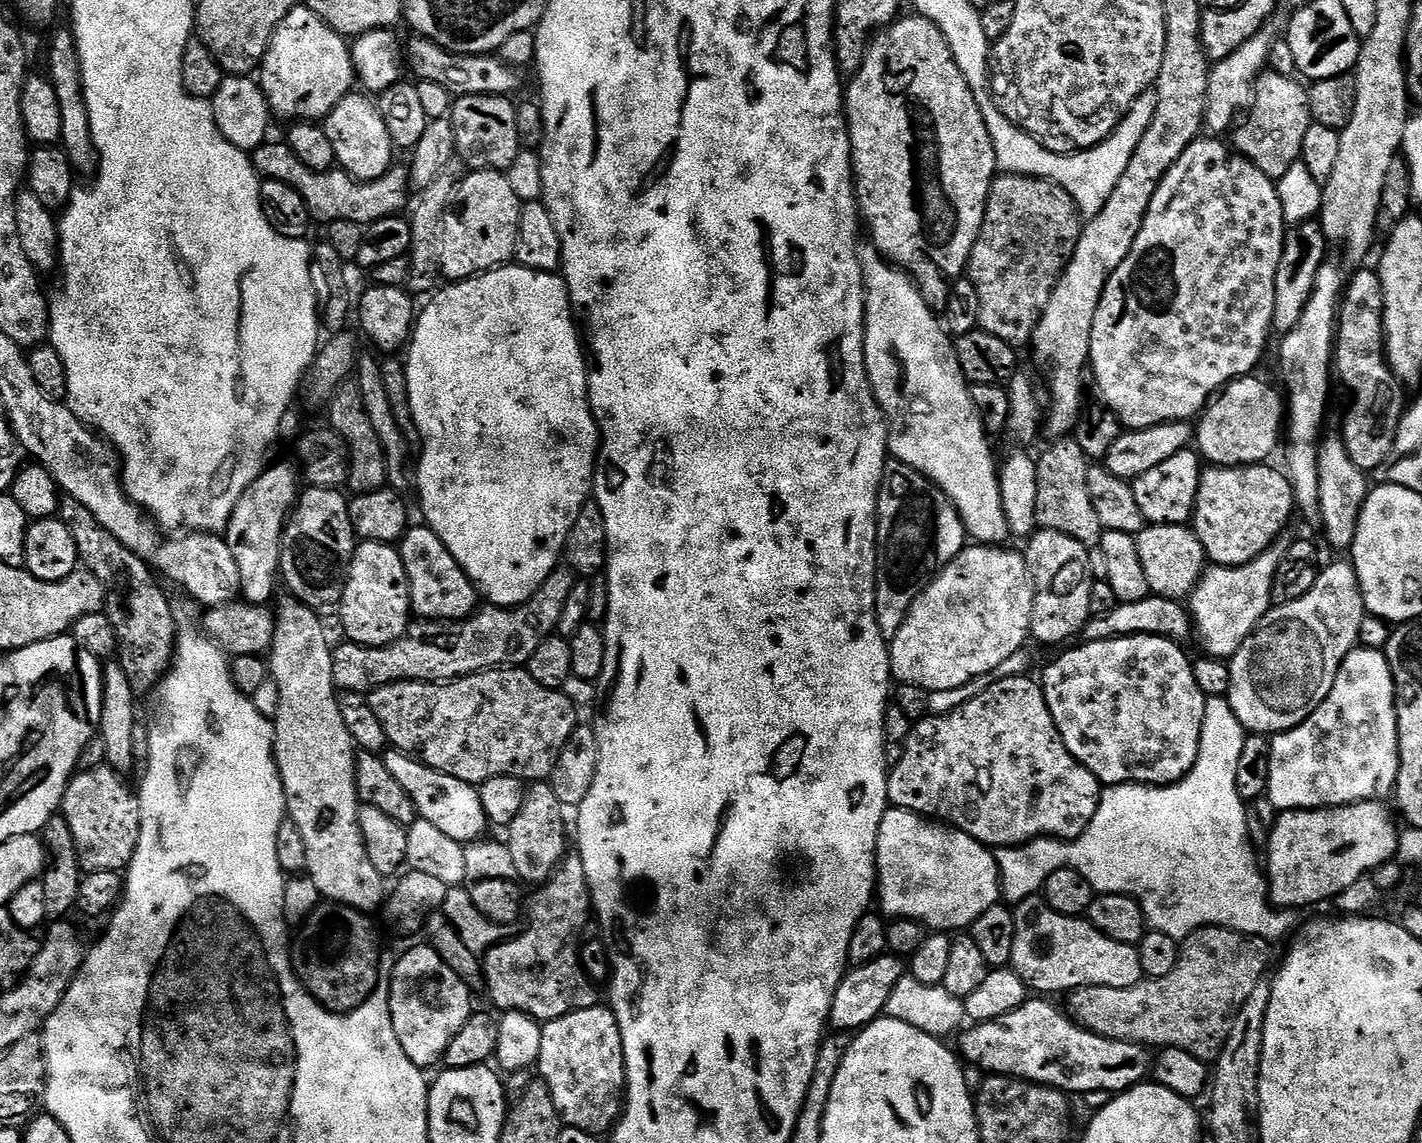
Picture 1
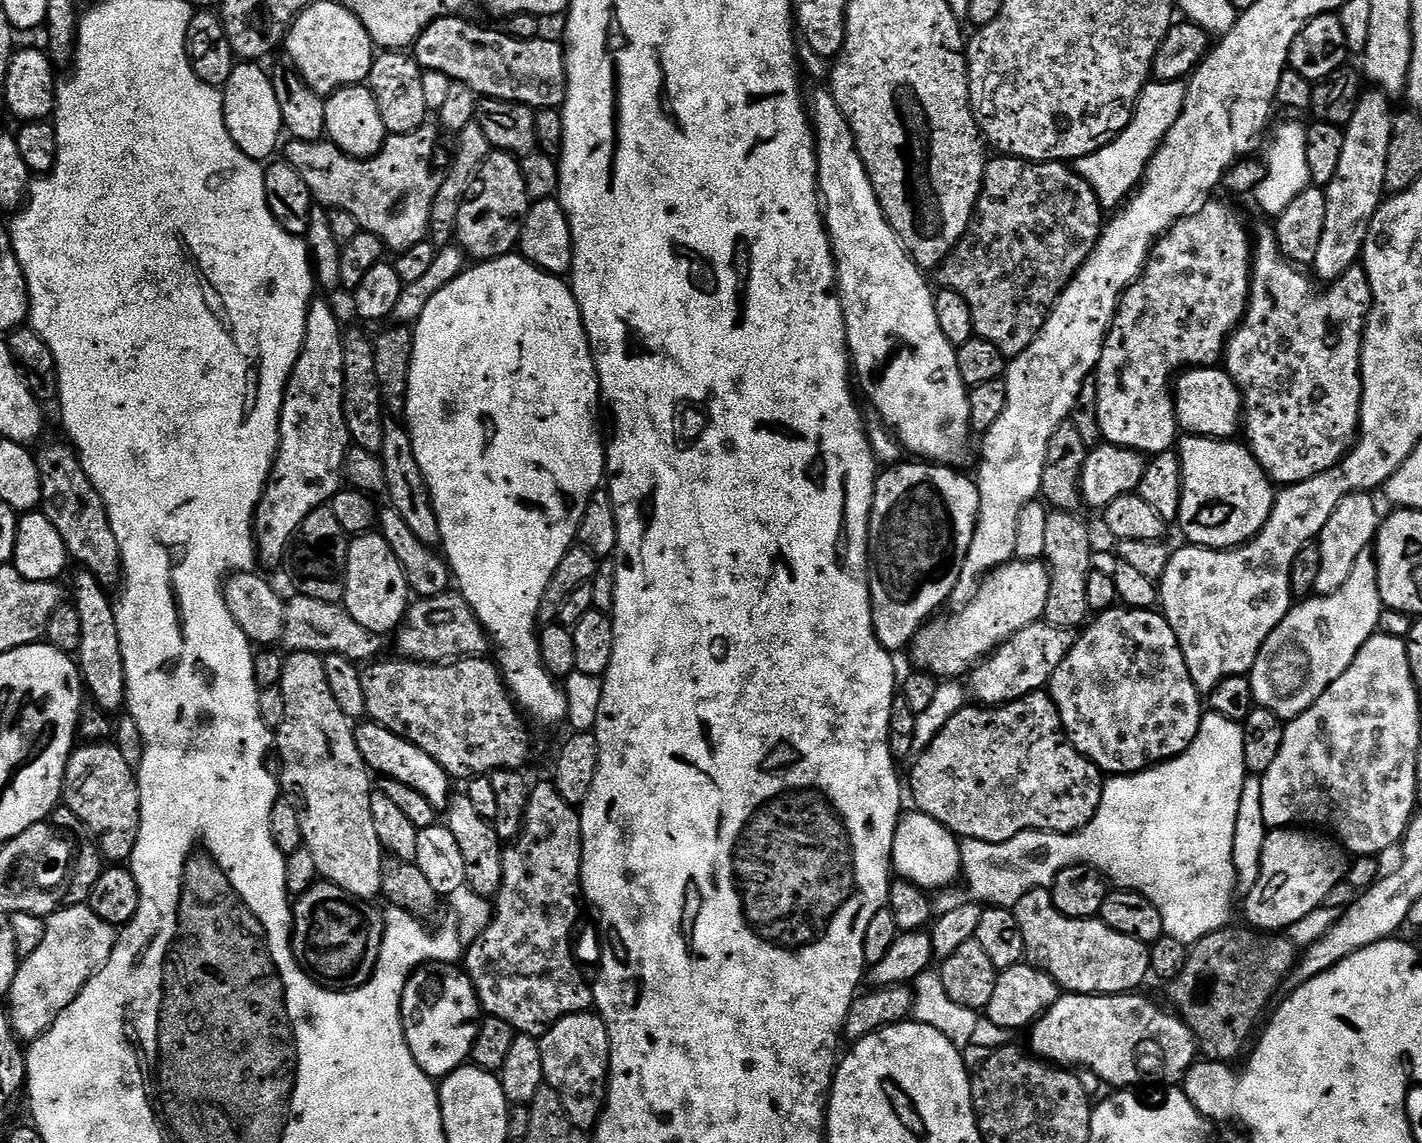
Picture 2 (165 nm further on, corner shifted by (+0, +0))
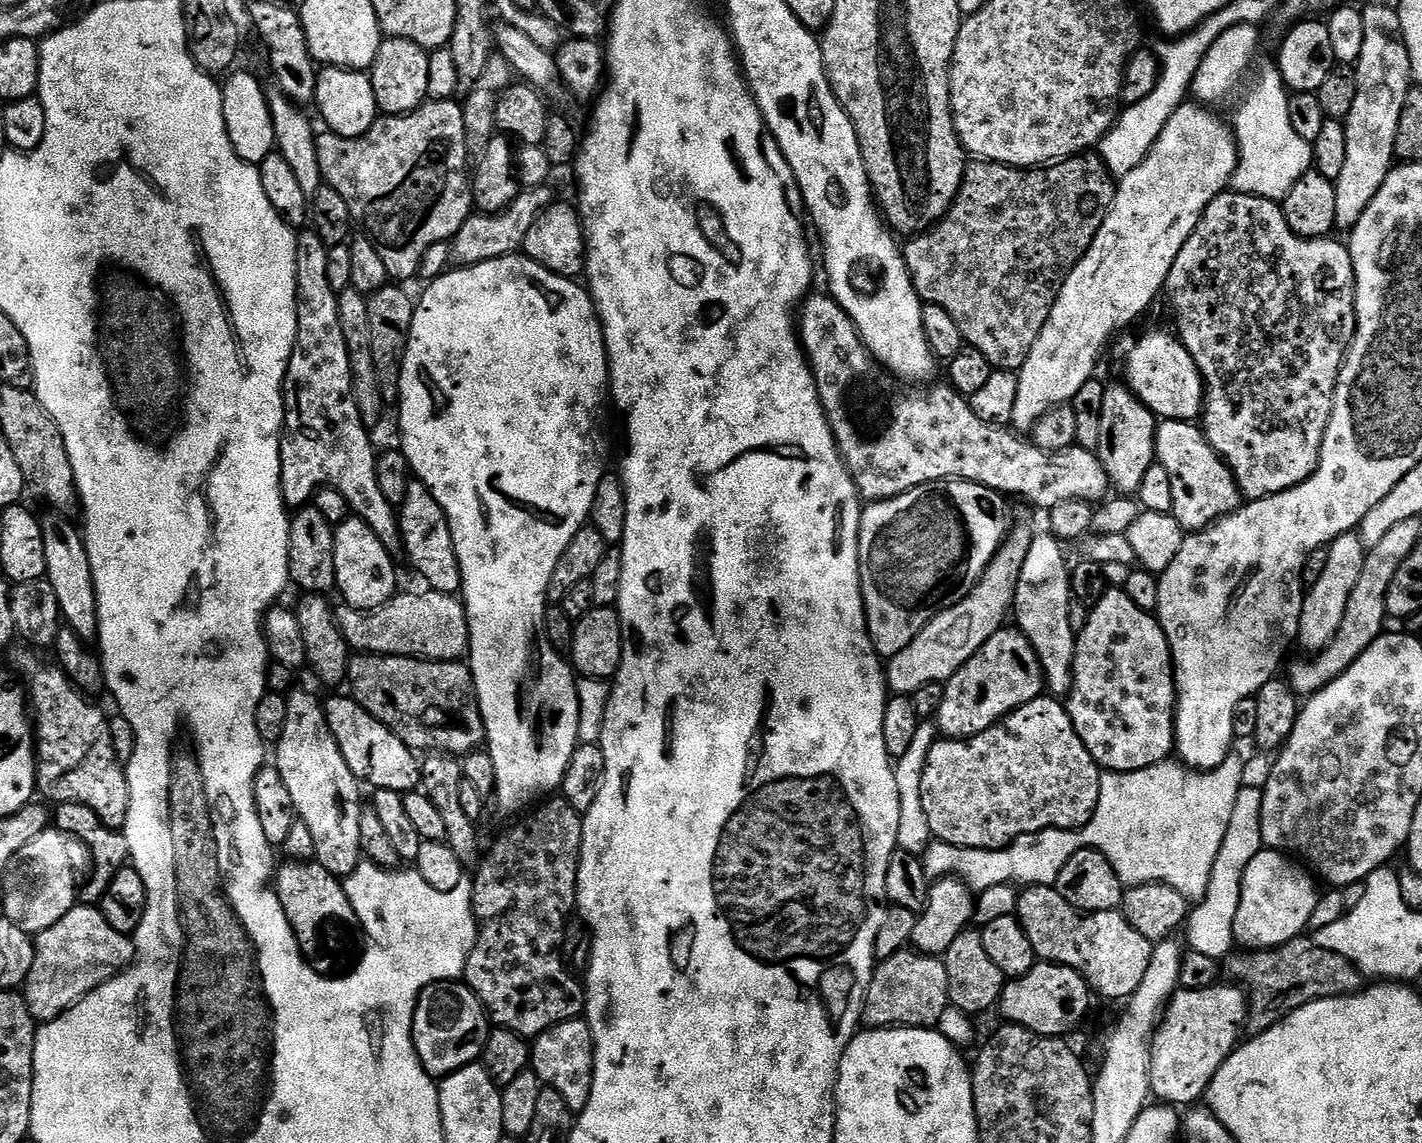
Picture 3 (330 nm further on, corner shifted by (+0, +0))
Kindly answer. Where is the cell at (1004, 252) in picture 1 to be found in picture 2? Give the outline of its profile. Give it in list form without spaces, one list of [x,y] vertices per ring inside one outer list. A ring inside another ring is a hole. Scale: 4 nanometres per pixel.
[[[1003,154],[995,157],[997,160],[989,159],[984,166],[984,189],[980,192],[980,201],[976,203],[976,221],[968,227],[968,232],[961,238],[956,249],[944,259],[943,264],[938,269],[940,275],[940,284],[945,288],[954,290],[966,298],[966,306],[970,306],[970,318],[974,318],[974,333],[979,339],[986,342],[994,342],[998,350],[1006,358],[1015,358],[1028,349],[1038,338],[1042,326],[1048,320],[1048,315],[1056,304],[1057,298],[1063,294],[1065,286],[1076,276],[1088,256],[1096,248],[1096,243],[1100,240],[1100,233],[1106,223],[1105,209],[1100,207],[1100,200],[1094,194],[1094,190],[1064,162],[1037,162],[1035,160],[1018,160],[1014,156],[1005,156]]]

